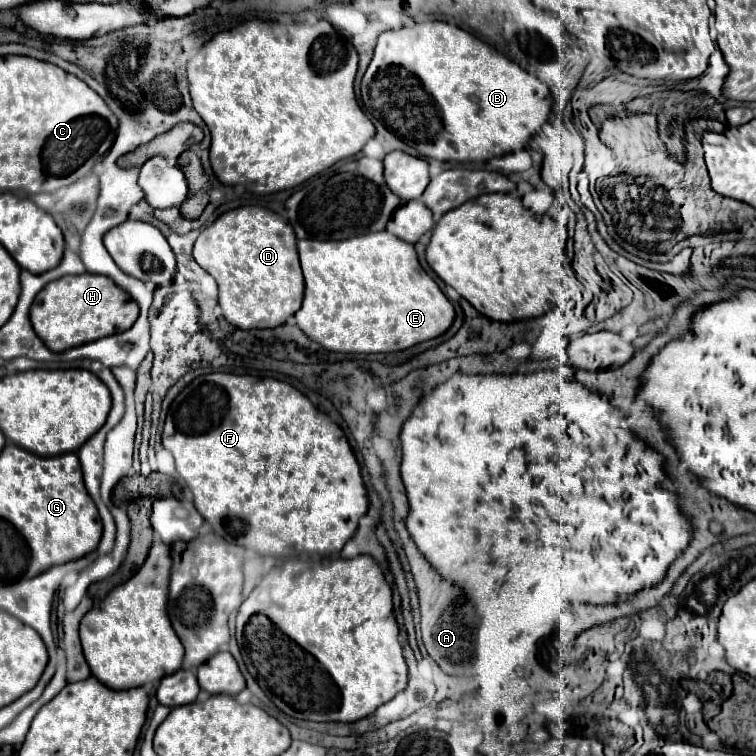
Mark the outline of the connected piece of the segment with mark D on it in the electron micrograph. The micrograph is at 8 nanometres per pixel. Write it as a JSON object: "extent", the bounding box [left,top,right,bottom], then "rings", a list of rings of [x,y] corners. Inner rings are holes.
{"extent":[194,206,304,328],"rings":[[[244,206],[222,214],[212,226],[200,232],[194,244],[194,260],[218,282],[218,304],[224,312],[224,318],[236,328],[276,328],[284,324],[288,316],[300,310],[304,296],[304,278],[300,270],[294,230],[272,210],[260,206]]]}

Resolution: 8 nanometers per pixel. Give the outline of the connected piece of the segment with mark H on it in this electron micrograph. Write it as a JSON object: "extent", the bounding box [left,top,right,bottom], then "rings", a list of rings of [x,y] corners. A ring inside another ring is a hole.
{"extent":[30,272,138,352],"rings":[[[86,272],[80,276],[62,276],[40,290],[30,308],[30,322],[52,352],[64,352],[74,346],[110,336],[112,332],[124,332],[132,326],[134,310],[138,310],[138,304],[108,276]],[[128,310],[130,316],[126,314]]]}

